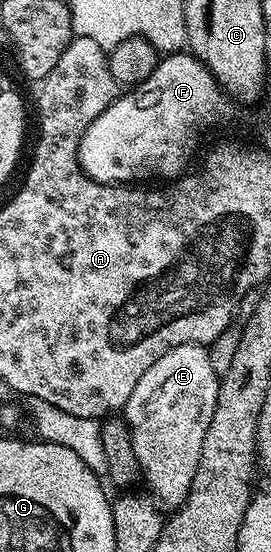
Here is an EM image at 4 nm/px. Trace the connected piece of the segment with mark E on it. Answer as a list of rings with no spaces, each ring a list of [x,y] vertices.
[[[181,345],[172,347],[148,371],[144,371],[140,383],[136,383],[124,410],[124,420],[132,435],[132,447],[136,447],[136,459],[141,480],[146,480],[149,492],[163,510],[178,509],[188,499],[196,467],[200,463],[200,451],[204,447],[204,434],[212,423],[212,411],[216,411],[218,382],[220,378],[212,371],[212,359],[208,359],[205,345]]]

